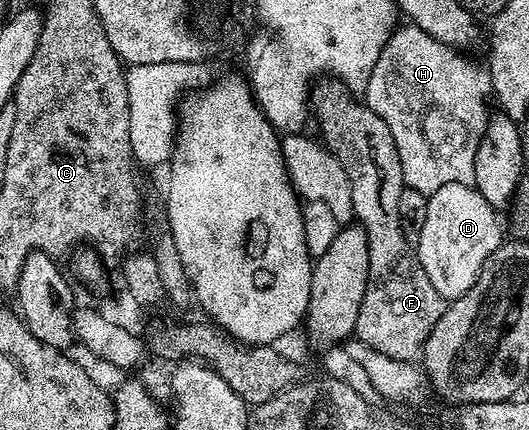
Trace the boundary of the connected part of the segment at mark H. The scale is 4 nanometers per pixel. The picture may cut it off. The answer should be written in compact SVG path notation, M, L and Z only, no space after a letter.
M396 27L381 50L381 58L377 58L373 74L369 74L365 103L383 119L385 126L389 126L406 187L431 195L445 185L474 185L476 150L489 119L487 104L483 101L483 95L489 92L488 81L482 71L479 73L462 64L455 57L454 47L437 42L419 28L406 27Z

